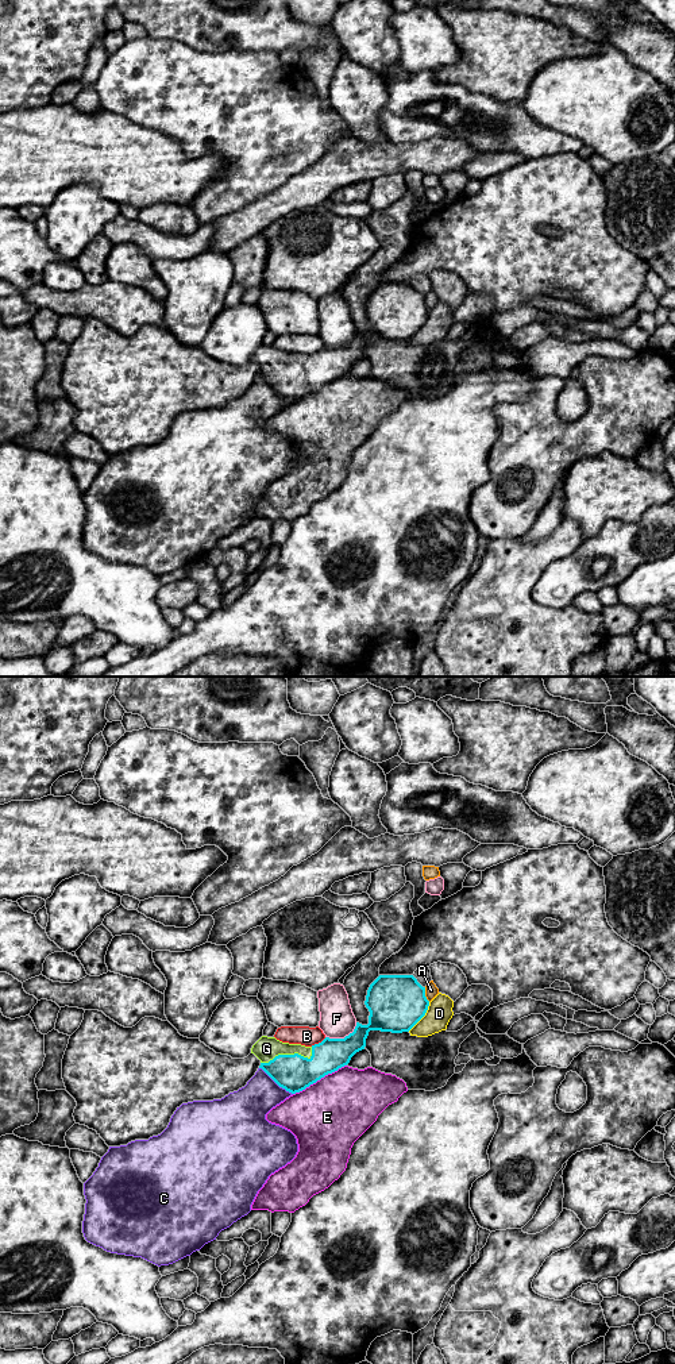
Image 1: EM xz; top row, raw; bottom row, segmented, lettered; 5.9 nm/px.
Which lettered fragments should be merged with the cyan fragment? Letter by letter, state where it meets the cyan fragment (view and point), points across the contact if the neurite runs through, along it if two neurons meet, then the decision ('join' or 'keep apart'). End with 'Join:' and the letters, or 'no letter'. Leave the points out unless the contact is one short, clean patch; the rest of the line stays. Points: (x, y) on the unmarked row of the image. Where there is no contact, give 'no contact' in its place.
A: xz (424, 303) | keep apart
B: xz (319, 351) | keep apart
C: xz (276, 390) | keep apart
D: xz (421, 326) | keep apart
E: xz (319, 388) | keep apart
F: xz (344, 346) | keep apart
G: xz (289, 363) | across xz (293, 381), (289, 373), (289, 363), (274, 363), (266, 357) | join
Join: G

